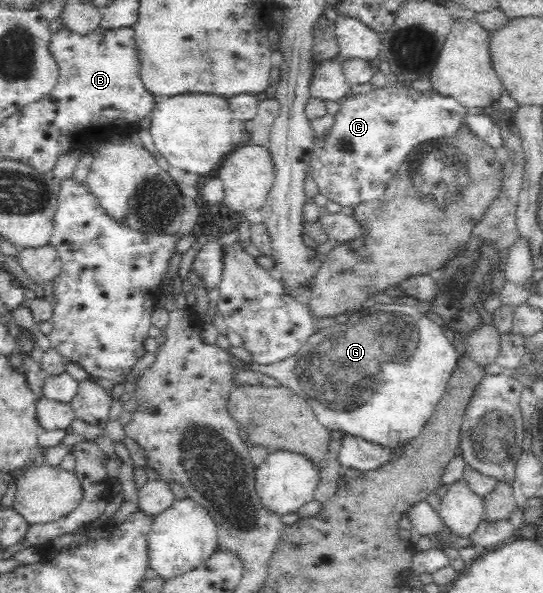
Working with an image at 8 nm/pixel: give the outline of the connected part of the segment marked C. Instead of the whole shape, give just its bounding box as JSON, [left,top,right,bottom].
[309,79,469,208]

